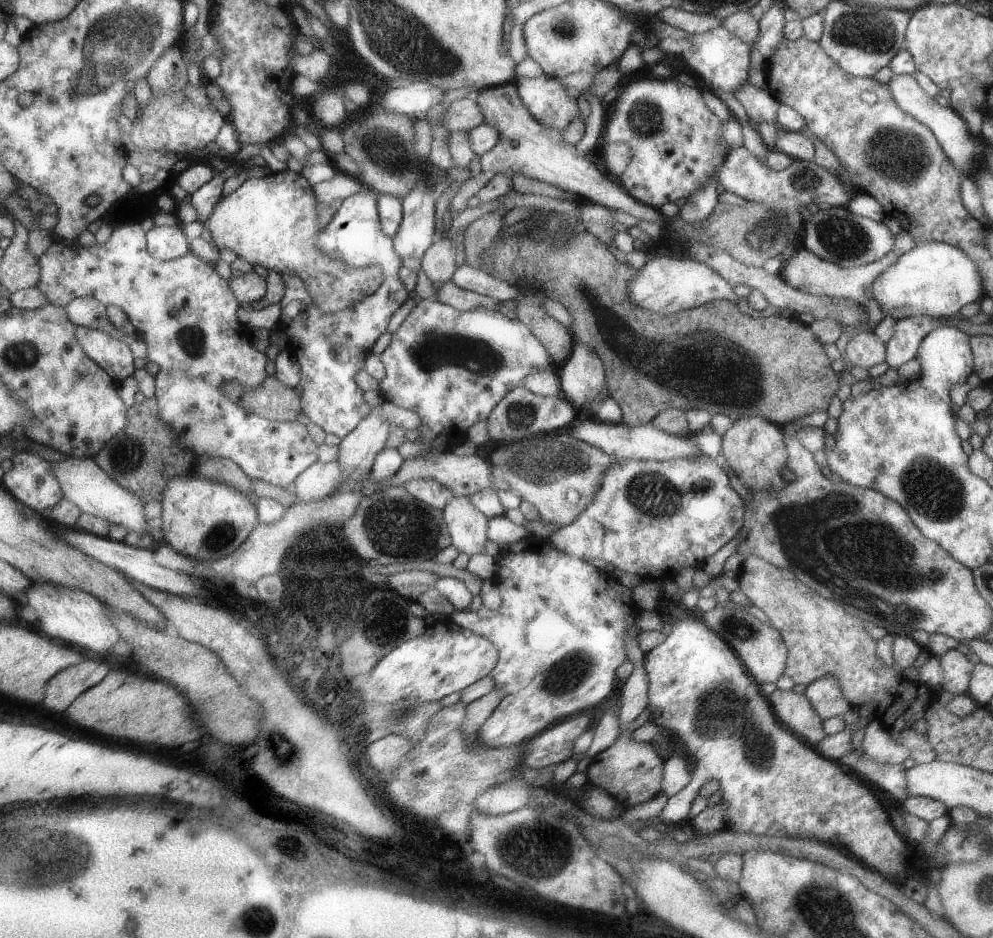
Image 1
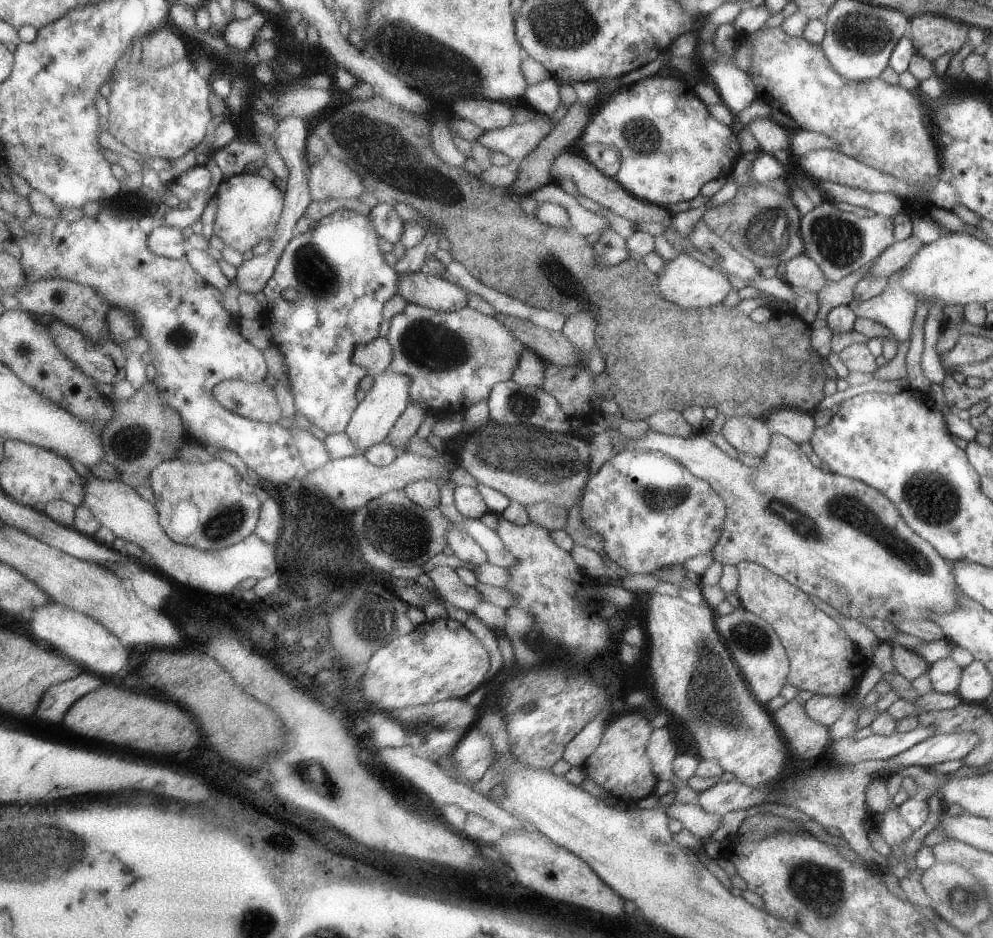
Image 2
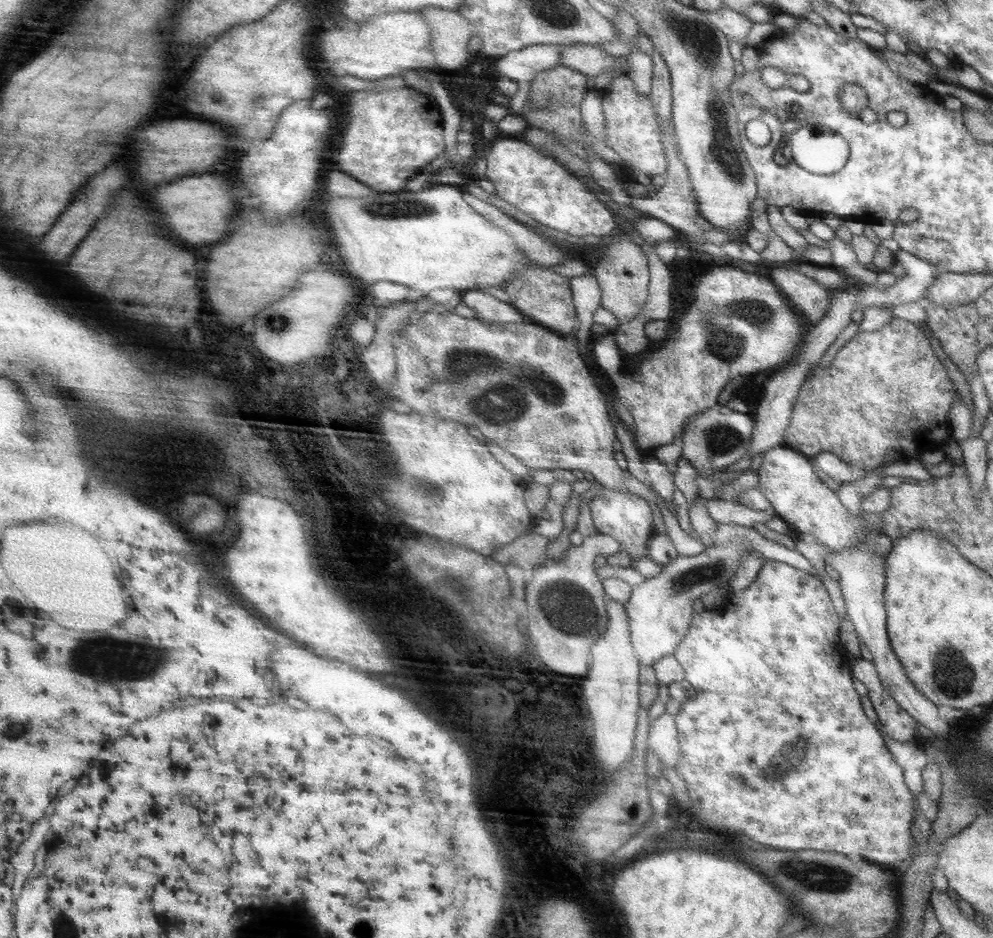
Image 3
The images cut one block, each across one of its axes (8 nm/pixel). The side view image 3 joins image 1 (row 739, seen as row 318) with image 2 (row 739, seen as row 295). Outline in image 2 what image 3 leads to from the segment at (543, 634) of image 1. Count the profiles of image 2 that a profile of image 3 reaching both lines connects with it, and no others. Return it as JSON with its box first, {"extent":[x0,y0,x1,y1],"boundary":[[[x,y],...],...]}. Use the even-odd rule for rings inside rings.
{"extent":[454,724,500,782],"boundary":[[[478,724],[458,744],[454,756],[456,770],[462,777],[470,782],[480,782],[500,754],[496,752],[492,738],[482,732]]]}

